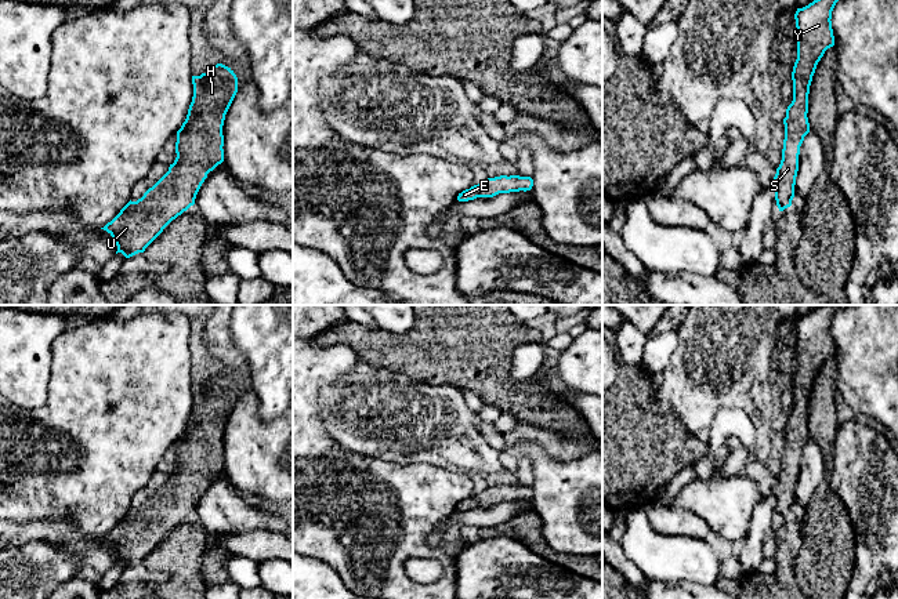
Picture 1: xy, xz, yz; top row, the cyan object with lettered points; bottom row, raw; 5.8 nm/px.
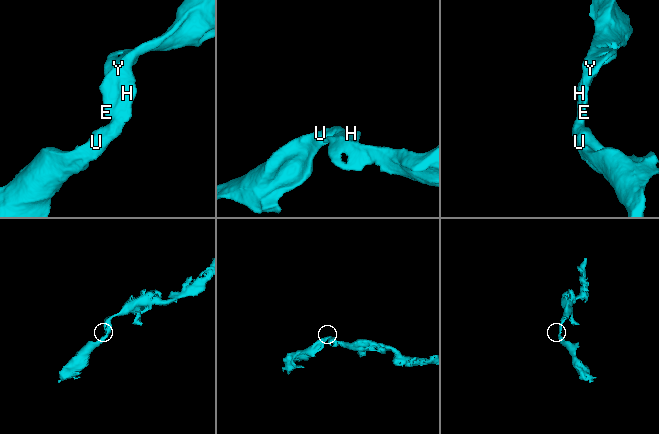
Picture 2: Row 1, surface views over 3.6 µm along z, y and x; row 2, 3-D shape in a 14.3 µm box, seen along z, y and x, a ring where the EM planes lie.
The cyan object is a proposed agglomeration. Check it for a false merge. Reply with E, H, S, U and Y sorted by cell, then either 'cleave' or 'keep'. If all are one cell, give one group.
groups E H S U Y; keep

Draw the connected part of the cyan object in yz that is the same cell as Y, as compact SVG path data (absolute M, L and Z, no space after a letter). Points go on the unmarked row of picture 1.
M821 305L794 323L797 337L797 369L793 375L793 410L786 418L782 469L772 489L779 520L792 515L799 480L799 464L810 442L808 403L816 374L825 360L834 355L832 320L841 305Z

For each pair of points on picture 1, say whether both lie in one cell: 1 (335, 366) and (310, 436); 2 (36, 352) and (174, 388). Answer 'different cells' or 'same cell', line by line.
1: same cell
2: different cells

